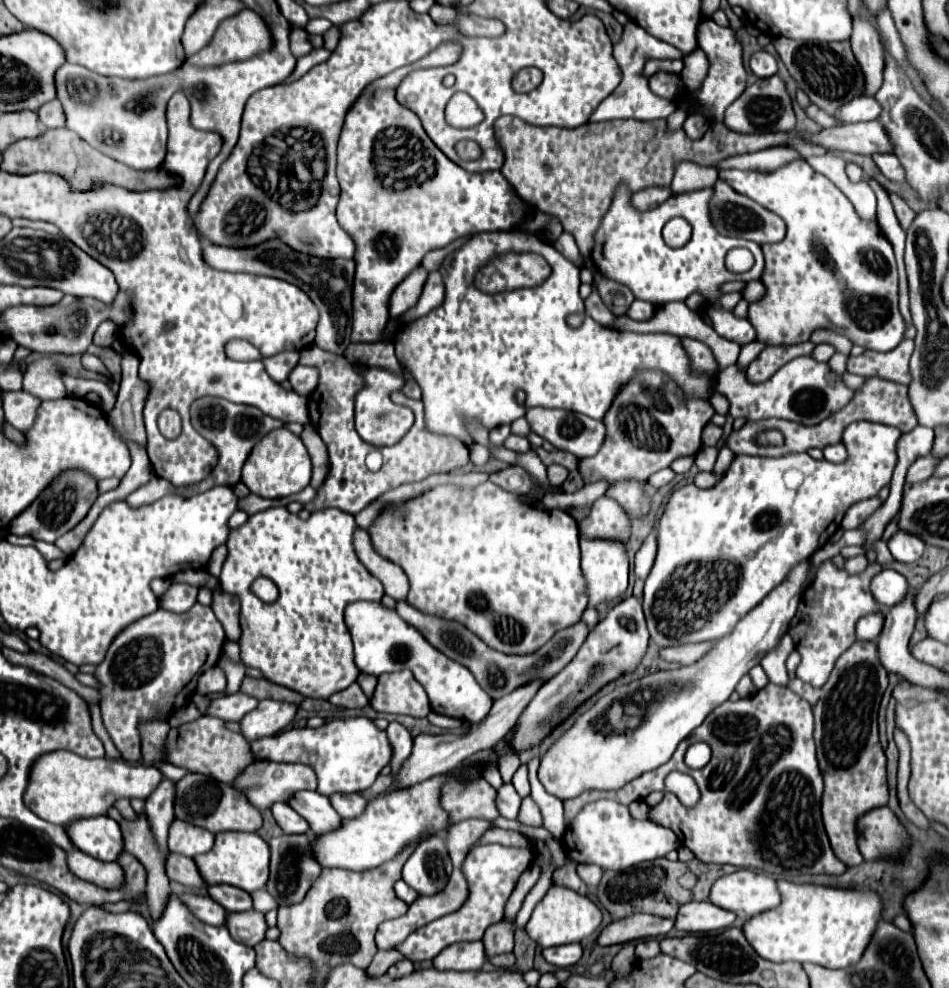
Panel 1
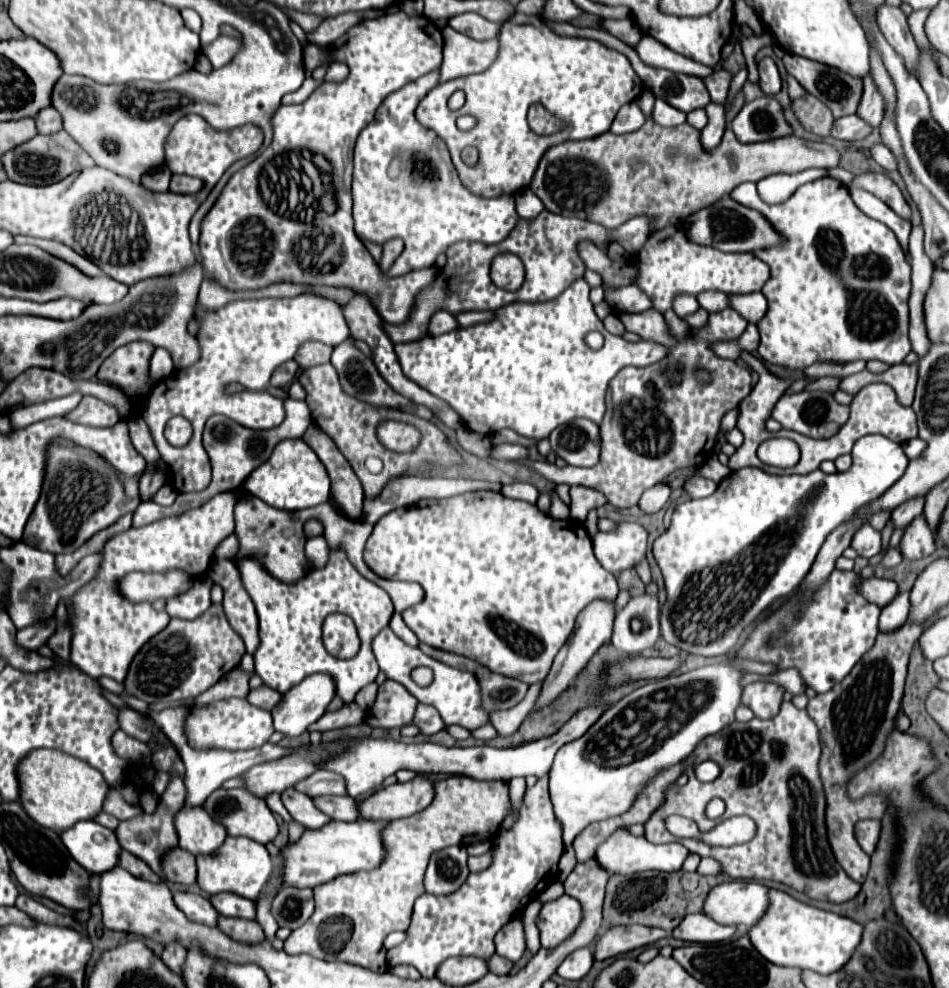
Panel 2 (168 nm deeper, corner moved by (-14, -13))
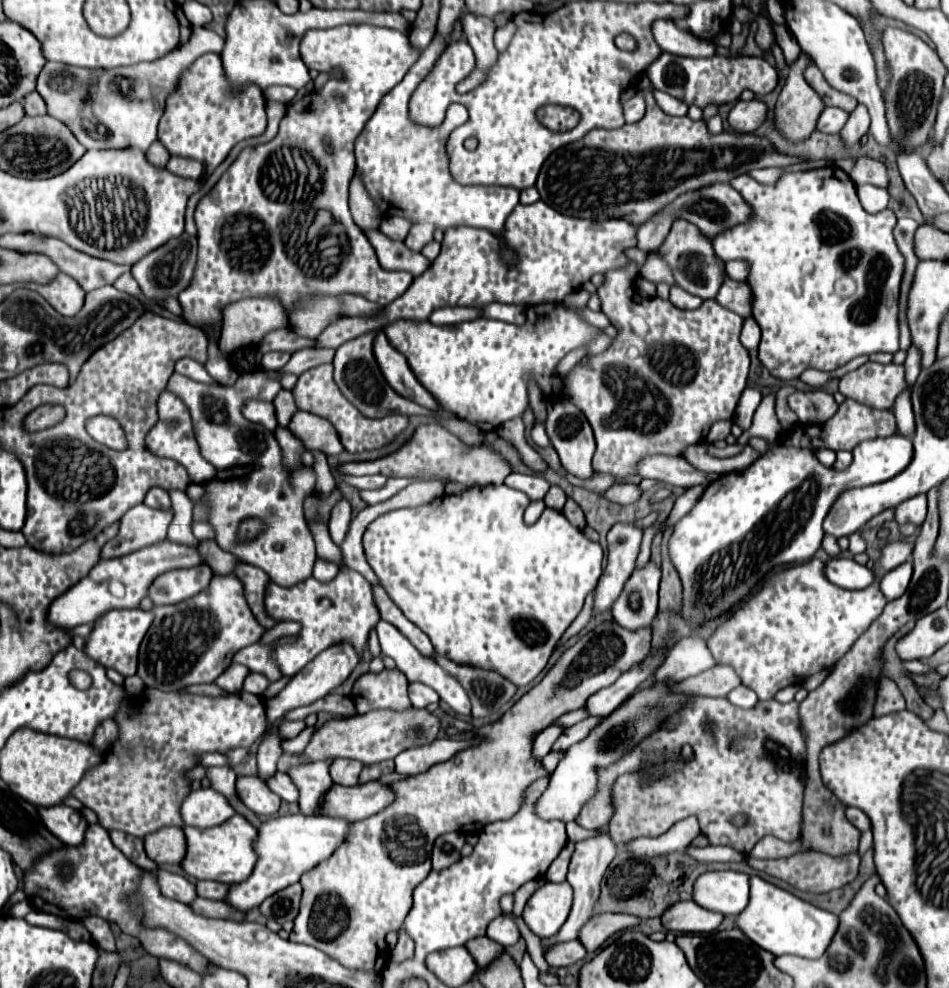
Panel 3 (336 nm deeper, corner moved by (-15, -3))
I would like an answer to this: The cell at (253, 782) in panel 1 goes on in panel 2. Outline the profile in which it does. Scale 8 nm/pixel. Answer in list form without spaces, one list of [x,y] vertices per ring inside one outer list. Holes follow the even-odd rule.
[[[326,770],[314,772],[312,776],[308,776],[302,782],[298,782],[294,788],[304,792],[304,794],[308,794],[310,798],[324,796],[324,794],[346,796],[346,784],[344,784],[342,776],[338,776],[336,772],[326,772]]]

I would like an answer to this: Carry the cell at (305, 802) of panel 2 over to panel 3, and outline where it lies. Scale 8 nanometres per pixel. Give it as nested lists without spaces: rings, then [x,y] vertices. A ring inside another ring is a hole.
[[[277,772],[275,778],[271,778],[267,782],[267,786],[285,802],[297,802],[299,800],[299,788],[293,784],[293,780],[283,774],[283,772]]]

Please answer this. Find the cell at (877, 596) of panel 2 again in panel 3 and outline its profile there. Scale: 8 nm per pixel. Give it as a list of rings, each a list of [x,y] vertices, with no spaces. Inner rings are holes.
[[[847,558],[829,560],[825,566],[825,574],[833,584],[847,590],[863,590],[879,582],[879,578],[871,568],[861,566],[855,560],[847,560]]]

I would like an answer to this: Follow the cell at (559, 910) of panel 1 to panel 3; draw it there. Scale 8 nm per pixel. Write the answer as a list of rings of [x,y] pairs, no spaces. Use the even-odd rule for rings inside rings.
[[[547,882],[529,898],[523,910],[523,920],[533,934],[537,934],[539,938],[549,938],[567,920],[571,902],[573,902],[573,890],[569,882],[561,884]]]

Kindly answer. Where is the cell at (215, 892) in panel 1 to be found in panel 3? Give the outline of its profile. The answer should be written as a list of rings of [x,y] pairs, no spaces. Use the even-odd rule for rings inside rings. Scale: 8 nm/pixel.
[[[197,882],[199,896],[209,900],[225,900],[229,894],[229,886],[223,882]]]

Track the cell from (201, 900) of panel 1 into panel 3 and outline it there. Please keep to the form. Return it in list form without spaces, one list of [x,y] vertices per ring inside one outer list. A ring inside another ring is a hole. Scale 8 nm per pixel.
[[[157,870],[157,874],[159,874],[159,886],[163,894],[167,894],[167,898],[175,898],[183,904],[191,904],[197,898],[195,884],[191,884],[185,876],[171,874],[165,870]]]

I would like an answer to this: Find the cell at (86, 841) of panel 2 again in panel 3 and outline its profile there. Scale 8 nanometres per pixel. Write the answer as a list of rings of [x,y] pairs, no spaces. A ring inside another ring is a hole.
[[[55,806],[55,810],[39,810],[43,824],[67,846],[81,846],[85,842],[87,820],[79,810],[69,806]]]

